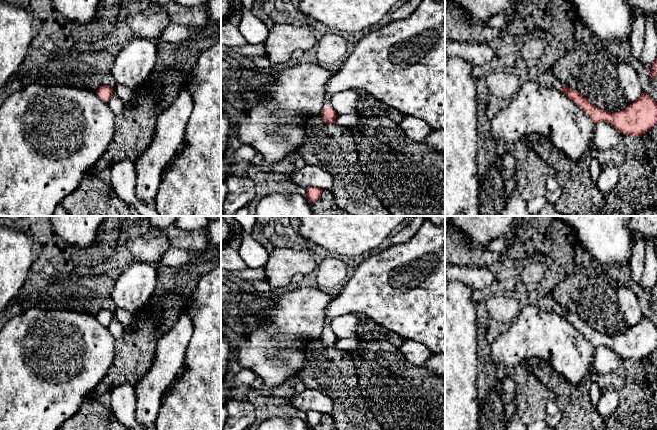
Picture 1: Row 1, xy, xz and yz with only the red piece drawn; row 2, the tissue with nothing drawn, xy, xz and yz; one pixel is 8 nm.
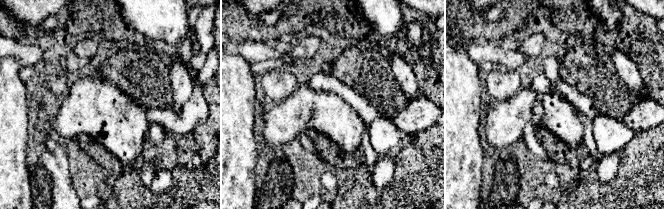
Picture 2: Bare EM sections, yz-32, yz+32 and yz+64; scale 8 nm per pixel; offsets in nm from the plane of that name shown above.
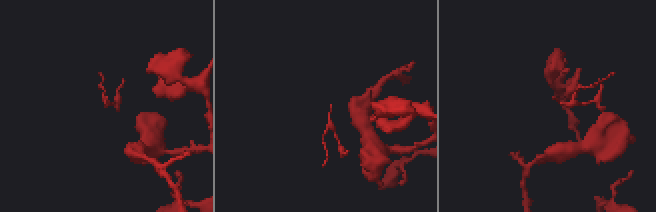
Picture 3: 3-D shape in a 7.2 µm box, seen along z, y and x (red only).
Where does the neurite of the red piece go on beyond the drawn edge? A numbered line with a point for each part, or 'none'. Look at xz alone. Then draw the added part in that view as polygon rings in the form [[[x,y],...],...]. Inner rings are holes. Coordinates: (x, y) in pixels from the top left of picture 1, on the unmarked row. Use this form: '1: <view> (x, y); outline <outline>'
1: xz (402, 288); outline [[[426,219],[409,241],[364,257],[325,310],[323,332],[331,331],[334,318],[348,313],[363,313],[402,338],[444,354],[445,228]]]

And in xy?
none

